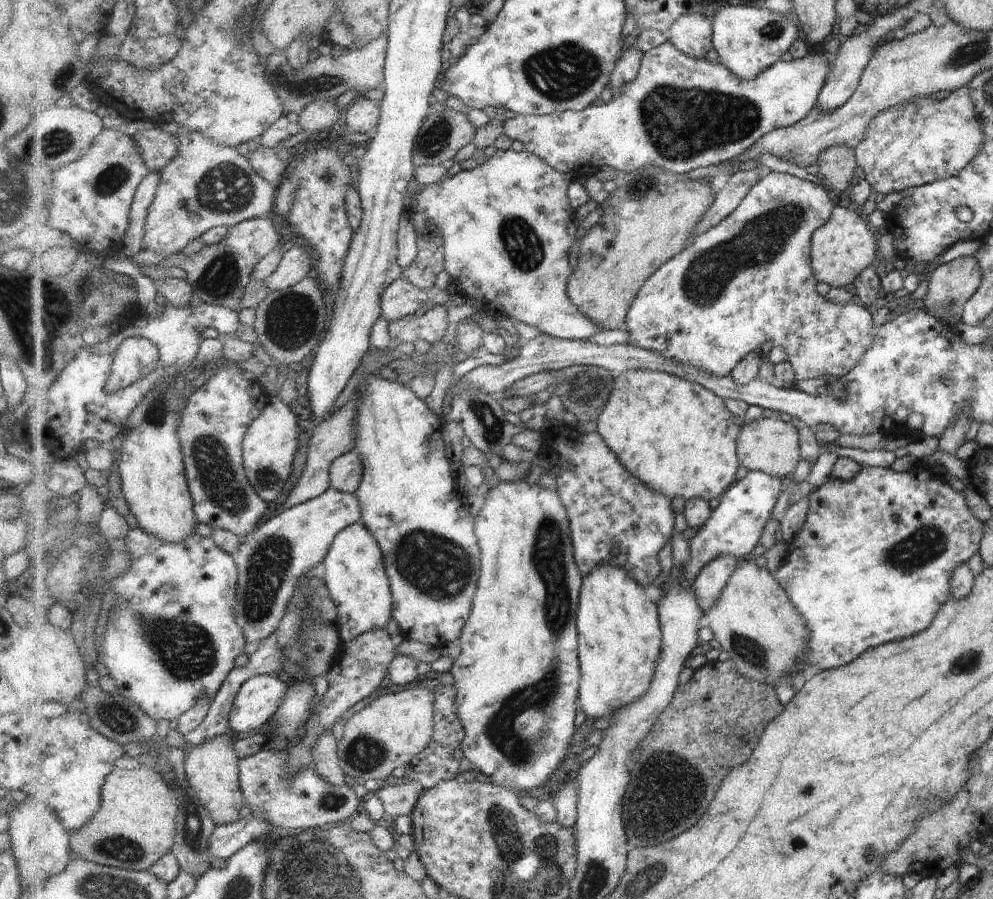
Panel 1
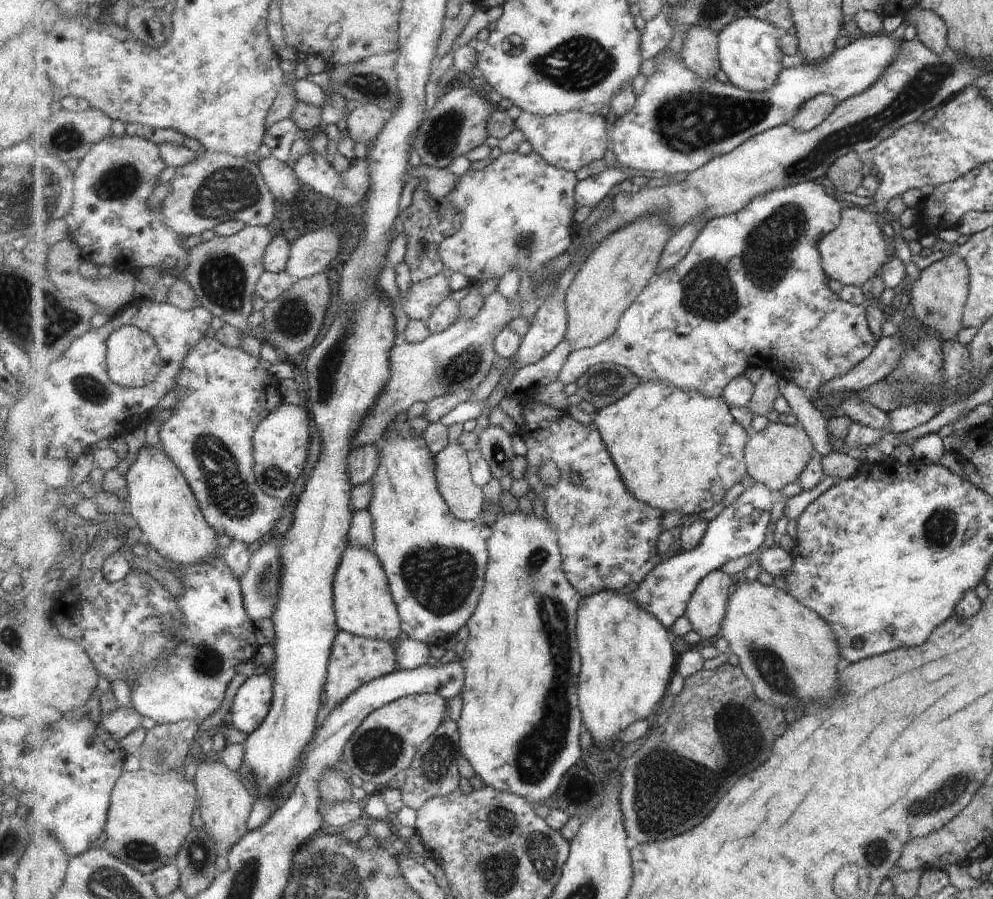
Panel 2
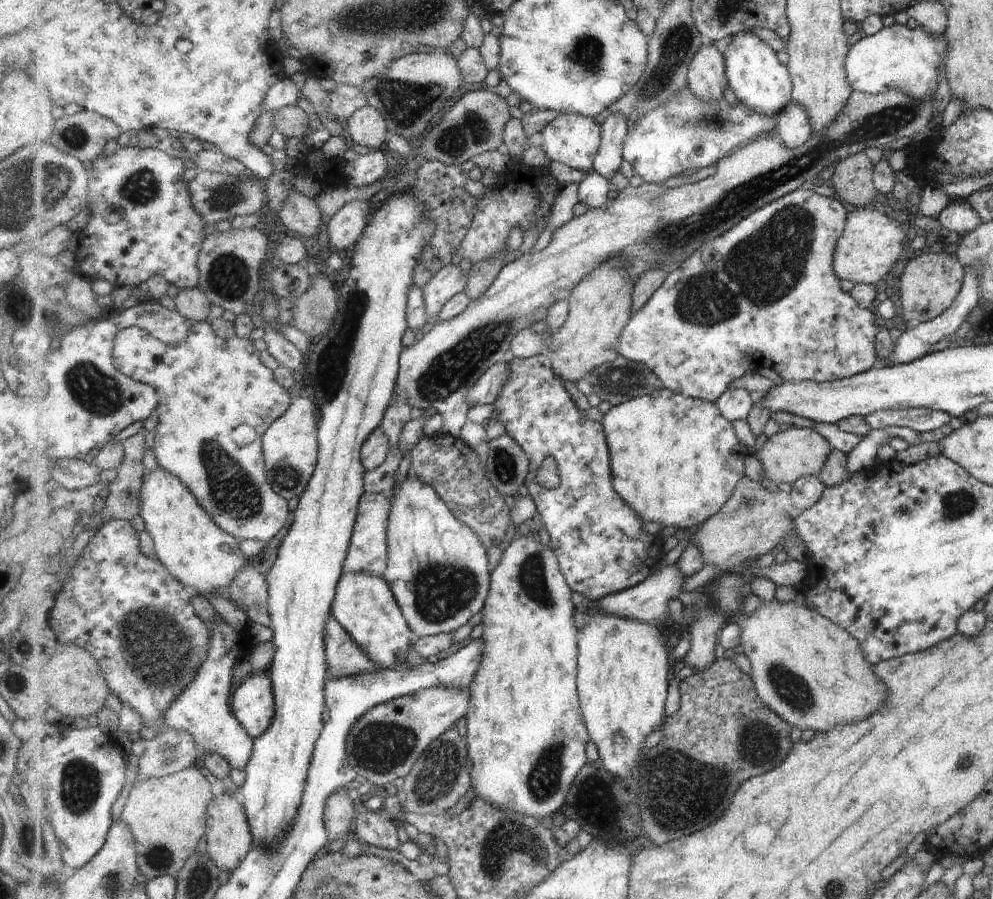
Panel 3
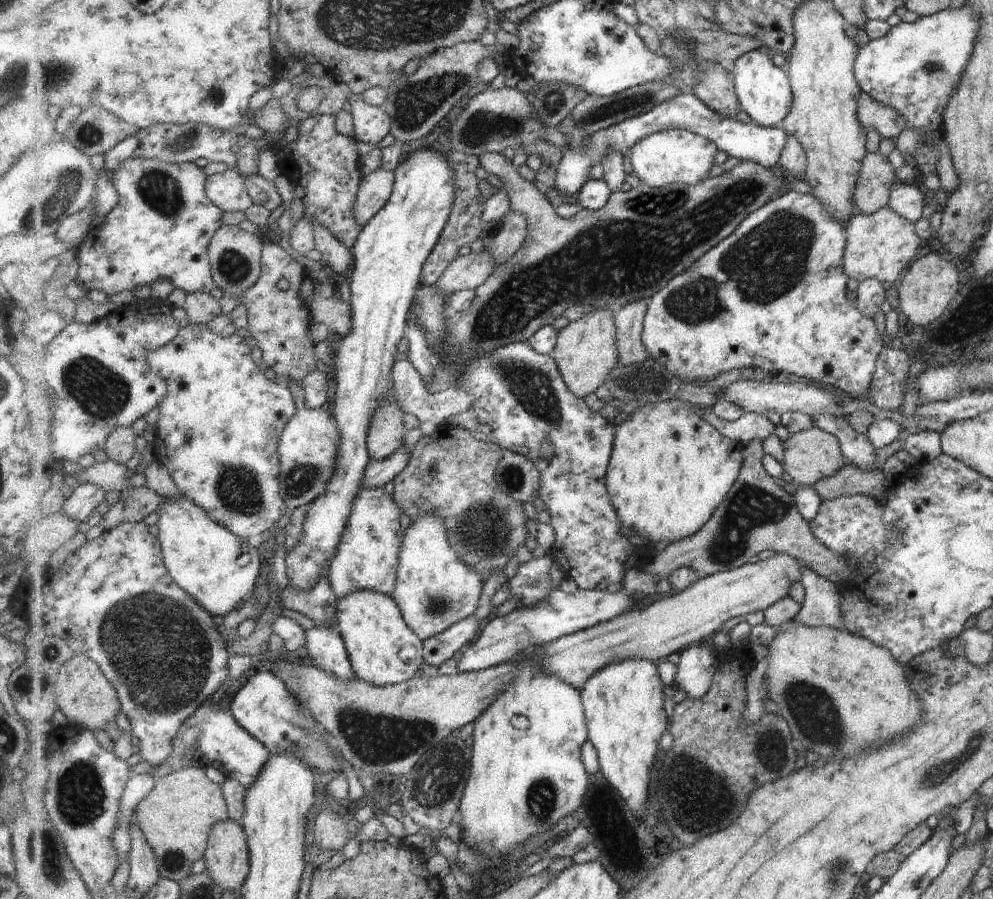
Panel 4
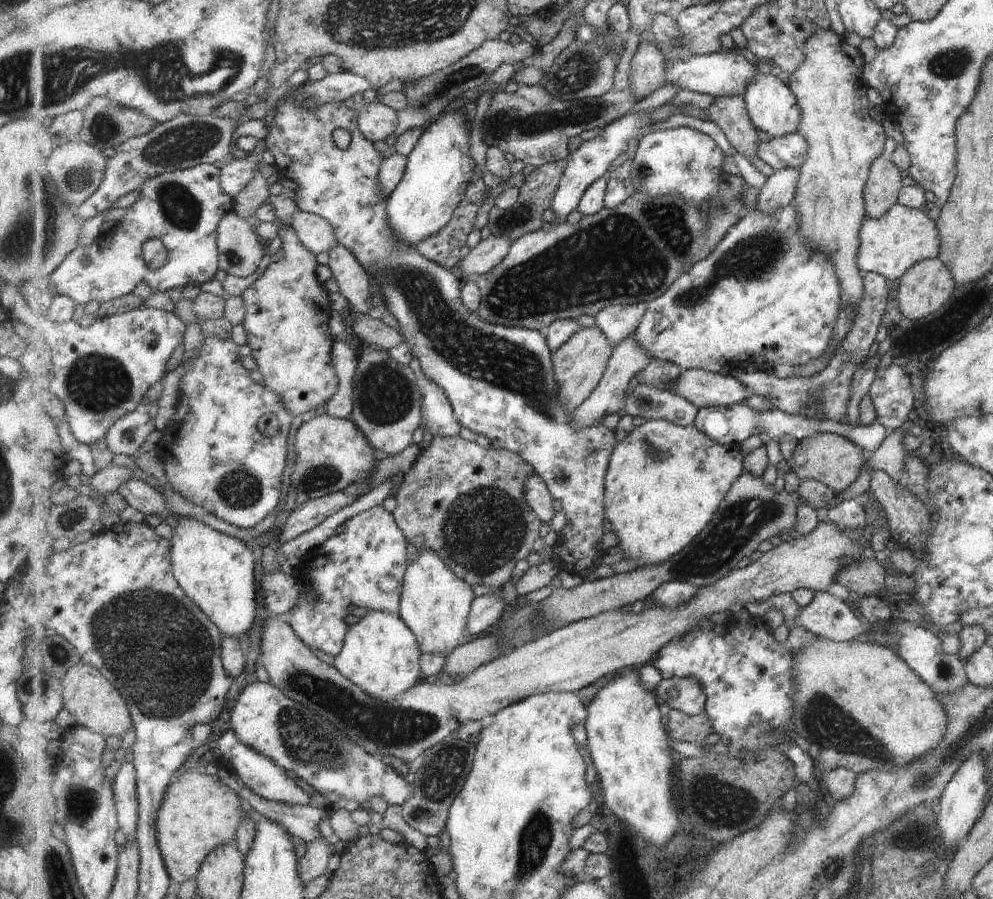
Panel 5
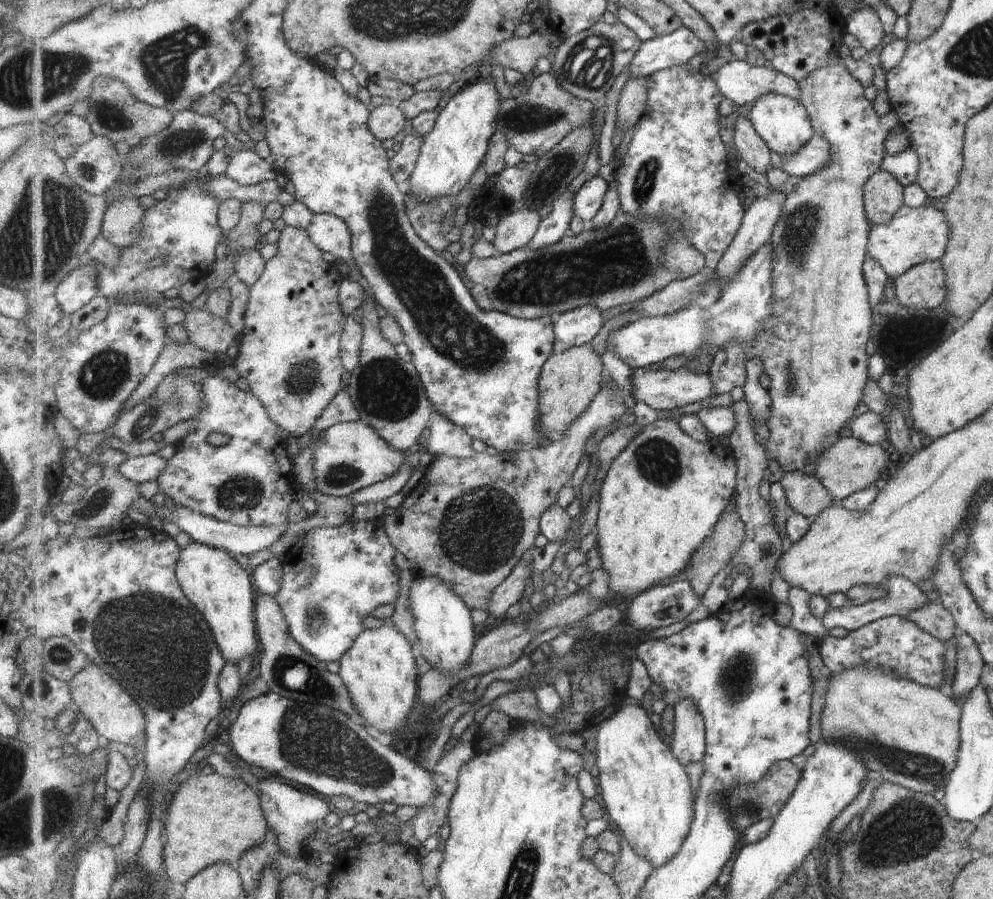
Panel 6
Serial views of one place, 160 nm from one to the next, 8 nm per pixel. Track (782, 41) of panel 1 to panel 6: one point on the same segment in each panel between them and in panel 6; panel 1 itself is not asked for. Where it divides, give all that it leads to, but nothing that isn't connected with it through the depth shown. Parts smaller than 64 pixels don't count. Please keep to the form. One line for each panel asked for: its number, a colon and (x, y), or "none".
2: (751, 55)
3: (756, 76)
4: (764, 90)
5: (773, 108)
6: (784, 123)

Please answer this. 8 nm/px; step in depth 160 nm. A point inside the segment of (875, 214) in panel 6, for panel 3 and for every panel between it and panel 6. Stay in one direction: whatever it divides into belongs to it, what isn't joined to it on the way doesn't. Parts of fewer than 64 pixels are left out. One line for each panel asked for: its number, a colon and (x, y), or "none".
3: (851, 181)
4: (875, 177)
5: (884, 181)

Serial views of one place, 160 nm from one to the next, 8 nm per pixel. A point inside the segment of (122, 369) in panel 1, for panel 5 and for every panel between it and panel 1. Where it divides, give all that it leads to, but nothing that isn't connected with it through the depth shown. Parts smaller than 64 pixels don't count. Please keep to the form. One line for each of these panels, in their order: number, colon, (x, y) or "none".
2: (134, 360)
3: (218, 399)
4: (220, 424)
5: (213, 455)

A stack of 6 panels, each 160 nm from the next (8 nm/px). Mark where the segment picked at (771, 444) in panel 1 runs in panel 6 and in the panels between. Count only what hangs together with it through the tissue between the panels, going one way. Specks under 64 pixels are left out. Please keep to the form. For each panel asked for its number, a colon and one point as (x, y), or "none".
2: (777, 456)
3: (787, 456)
4: (810, 456)
5: (825, 457)
6: (847, 466)

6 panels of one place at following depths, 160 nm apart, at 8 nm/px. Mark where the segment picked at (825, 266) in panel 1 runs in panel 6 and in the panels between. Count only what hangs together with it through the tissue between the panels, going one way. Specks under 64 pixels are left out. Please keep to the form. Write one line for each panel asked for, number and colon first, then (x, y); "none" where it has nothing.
2: (853, 252)
3: (869, 245)
4: (879, 245)
5: (902, 237)
6: (913, 235)

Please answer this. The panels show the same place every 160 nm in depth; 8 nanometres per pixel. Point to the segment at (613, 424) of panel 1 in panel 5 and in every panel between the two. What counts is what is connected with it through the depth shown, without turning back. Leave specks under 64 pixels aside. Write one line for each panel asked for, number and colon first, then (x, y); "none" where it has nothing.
2: (679, 451)
3: (677, 459)
4: (671, 468)
5: (665, 483)

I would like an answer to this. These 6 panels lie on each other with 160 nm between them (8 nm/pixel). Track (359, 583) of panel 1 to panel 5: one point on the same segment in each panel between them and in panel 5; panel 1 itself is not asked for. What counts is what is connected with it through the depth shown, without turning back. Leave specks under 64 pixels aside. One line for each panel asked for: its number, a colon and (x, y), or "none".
2: (365, 606)
3: (365, 605)
4: (384, 651)
5: (381, 654)

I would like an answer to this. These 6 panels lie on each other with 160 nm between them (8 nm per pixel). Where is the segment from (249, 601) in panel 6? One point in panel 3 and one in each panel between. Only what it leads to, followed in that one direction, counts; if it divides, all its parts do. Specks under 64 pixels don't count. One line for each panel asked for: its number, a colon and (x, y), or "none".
3: (199, 553)
4: (218, 568)
5: (217, 571)

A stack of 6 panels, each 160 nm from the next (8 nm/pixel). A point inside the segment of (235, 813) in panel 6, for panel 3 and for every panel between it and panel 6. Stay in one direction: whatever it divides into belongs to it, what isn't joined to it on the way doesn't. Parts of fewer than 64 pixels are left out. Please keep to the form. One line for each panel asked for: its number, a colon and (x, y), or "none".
3: (168, 815)
4: (177, 817)
5: (200, 812)

